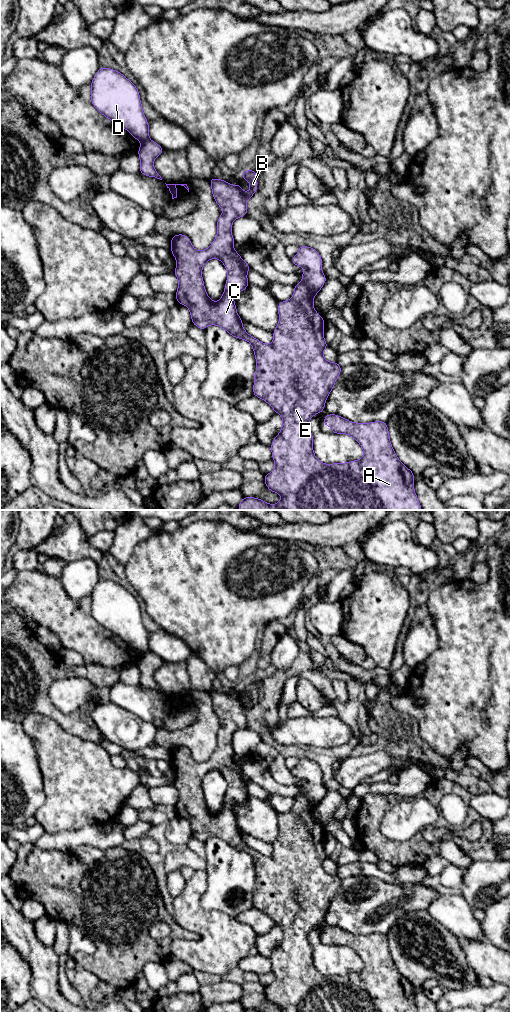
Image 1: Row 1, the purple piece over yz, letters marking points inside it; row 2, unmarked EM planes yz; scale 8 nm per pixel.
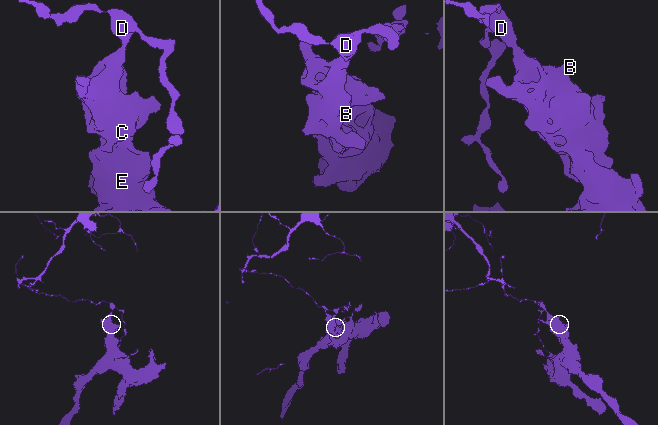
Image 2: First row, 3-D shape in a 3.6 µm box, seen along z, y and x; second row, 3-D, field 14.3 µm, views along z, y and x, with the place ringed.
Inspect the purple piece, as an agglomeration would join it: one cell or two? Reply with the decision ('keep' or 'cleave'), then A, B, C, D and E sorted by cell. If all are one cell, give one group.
cleave; groups A B C E / D

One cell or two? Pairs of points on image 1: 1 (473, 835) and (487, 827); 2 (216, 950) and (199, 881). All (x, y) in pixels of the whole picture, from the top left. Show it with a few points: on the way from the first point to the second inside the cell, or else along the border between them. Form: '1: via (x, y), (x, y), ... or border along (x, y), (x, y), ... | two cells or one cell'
1: border along (478, 820), (481, 823), (481, 835), (472, 843) | two cells
2: via (214, 933), (194, 913), (194, 898) | one cell

